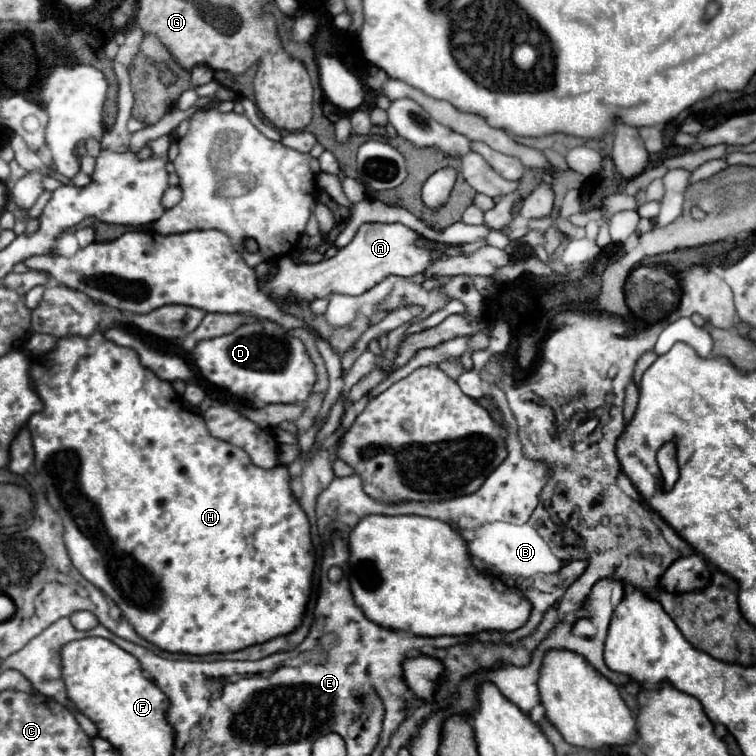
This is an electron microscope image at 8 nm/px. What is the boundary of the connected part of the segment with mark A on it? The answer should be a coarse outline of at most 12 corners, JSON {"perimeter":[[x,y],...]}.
{"perimeter":[[364,223],[334,257],[288,255],[260,283],[268,295],[314,301],[360,295],[388,275],[474,255],[486,241],[448,245],[402,223]]}

